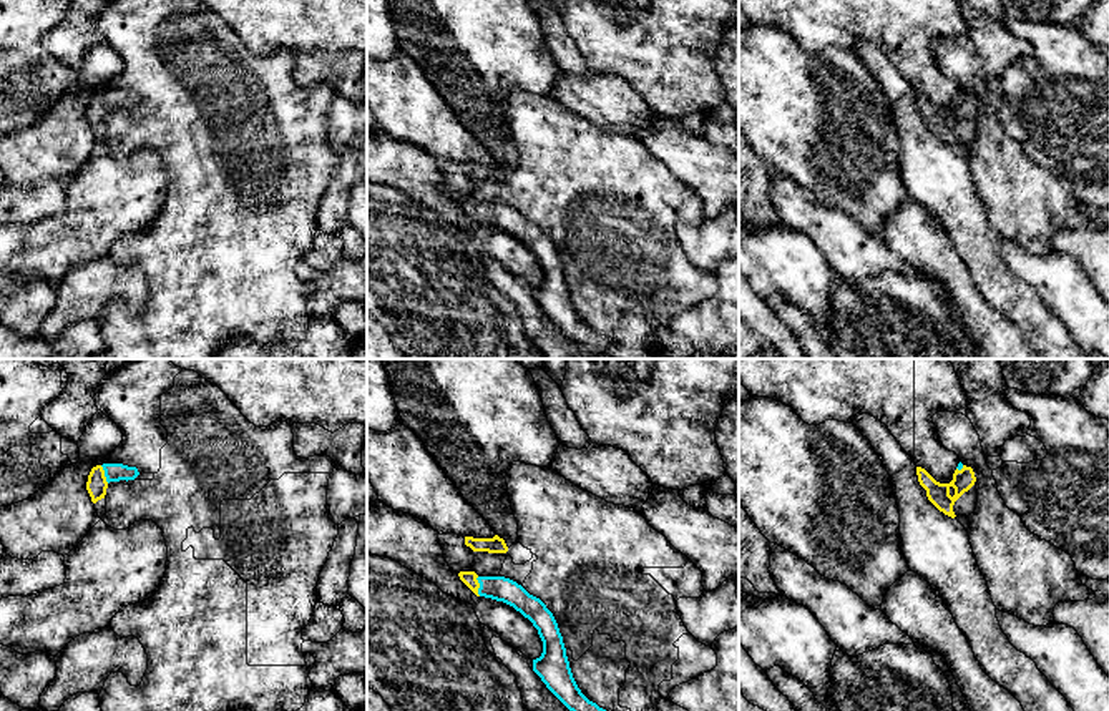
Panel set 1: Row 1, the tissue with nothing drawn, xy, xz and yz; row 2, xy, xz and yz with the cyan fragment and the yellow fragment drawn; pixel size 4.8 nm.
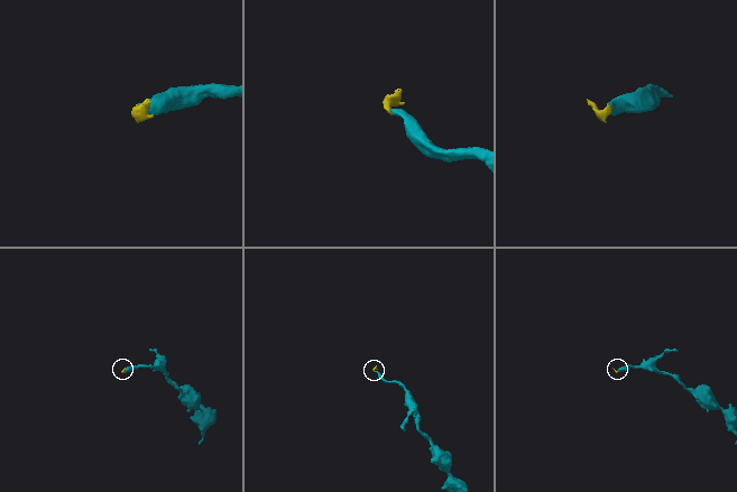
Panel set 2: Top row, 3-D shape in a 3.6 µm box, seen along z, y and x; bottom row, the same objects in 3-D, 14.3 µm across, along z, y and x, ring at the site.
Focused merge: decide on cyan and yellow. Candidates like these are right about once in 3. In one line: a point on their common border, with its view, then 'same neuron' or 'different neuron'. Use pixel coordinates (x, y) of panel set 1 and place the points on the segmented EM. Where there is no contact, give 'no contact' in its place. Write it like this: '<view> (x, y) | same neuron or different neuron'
xz (480, 587) | same neuron

